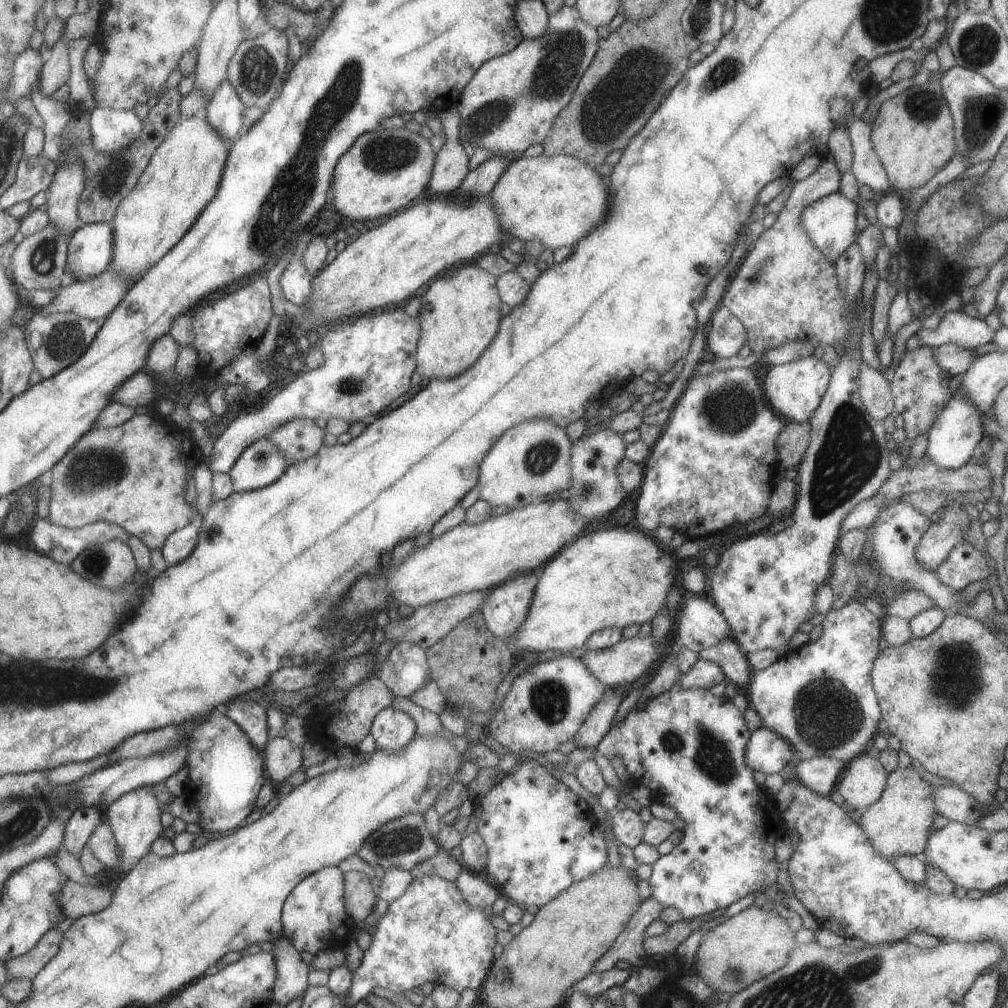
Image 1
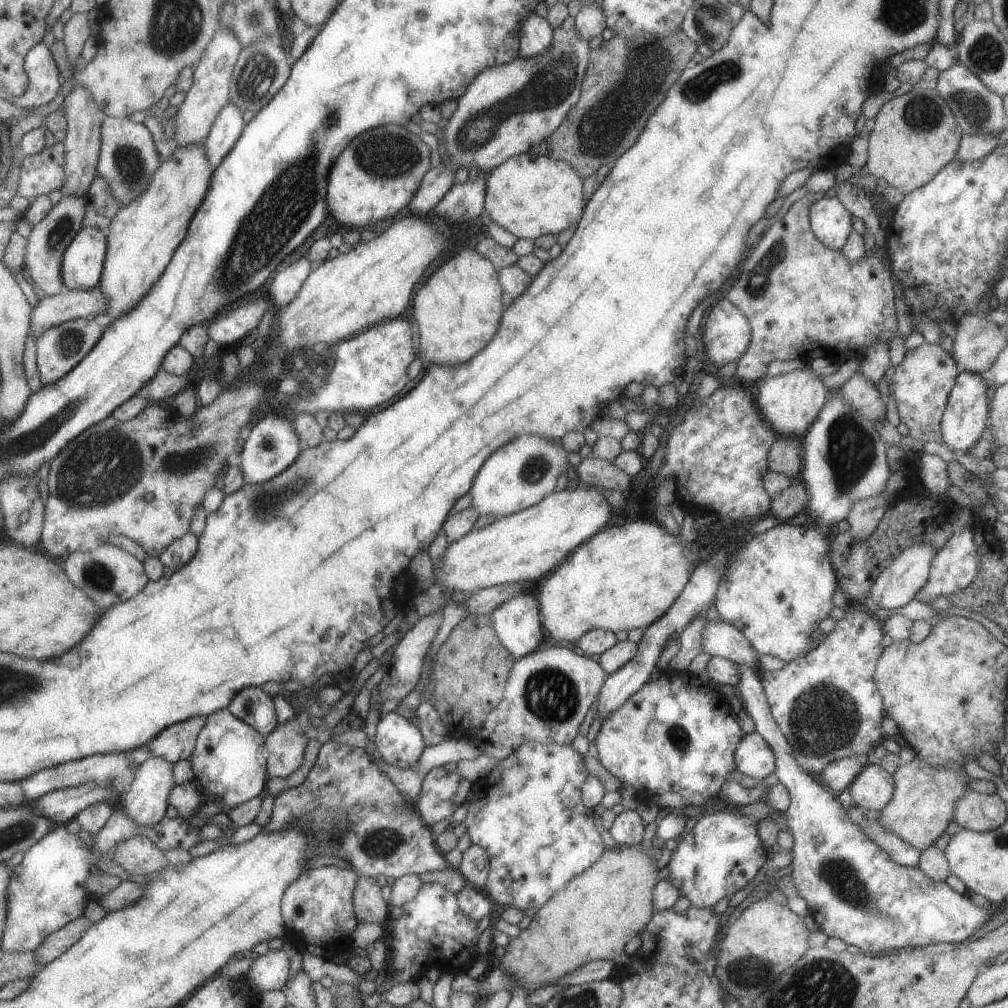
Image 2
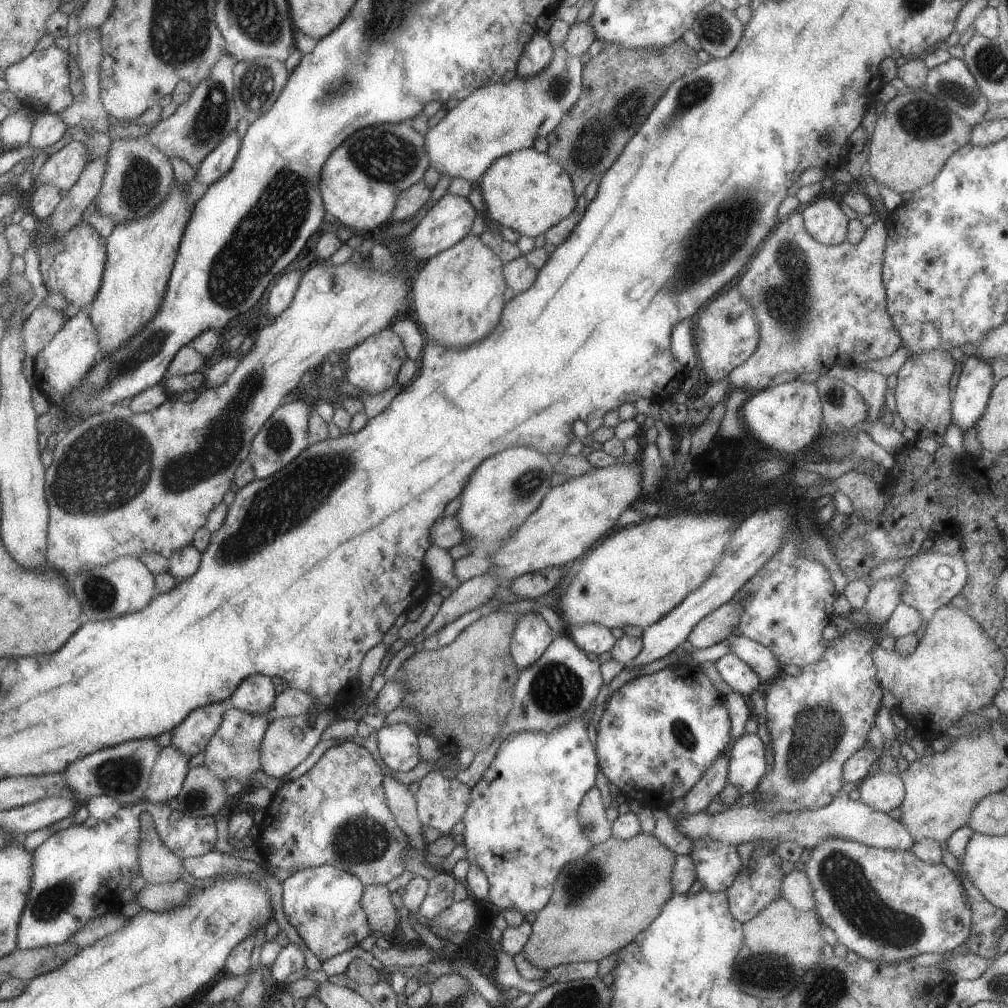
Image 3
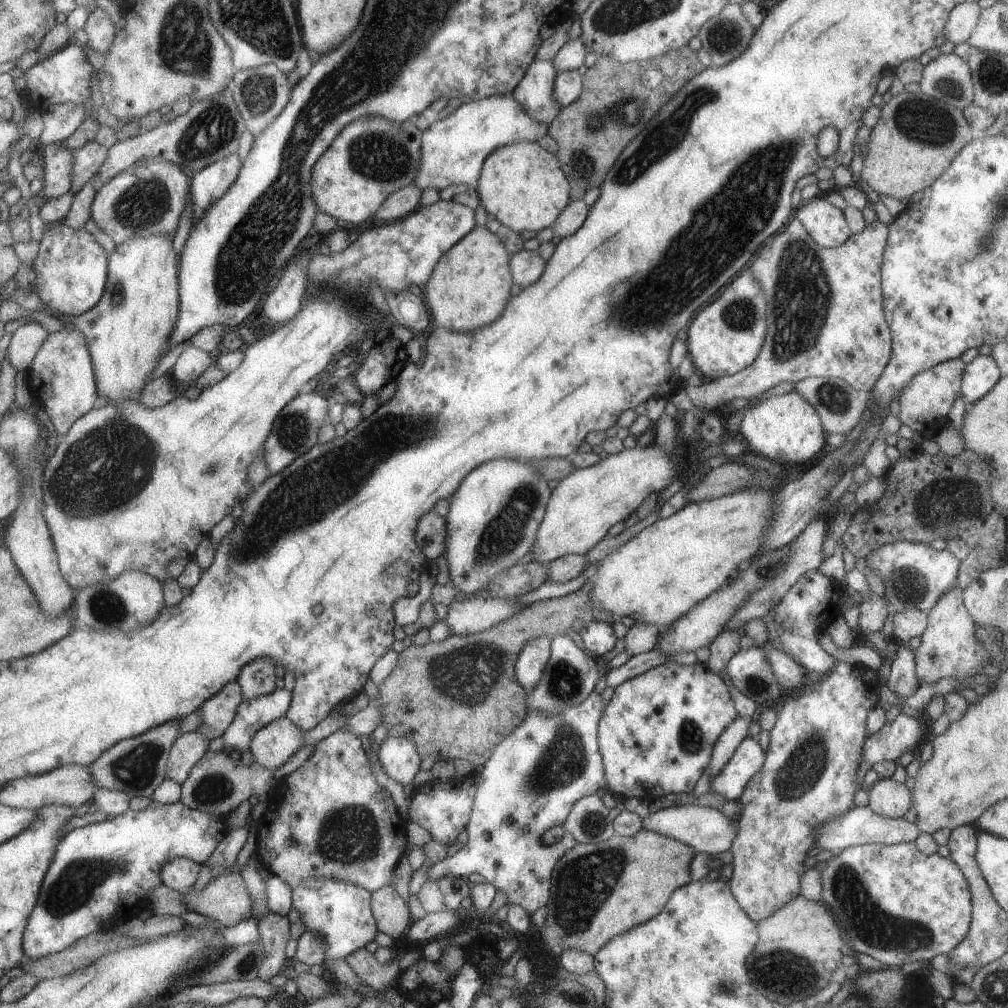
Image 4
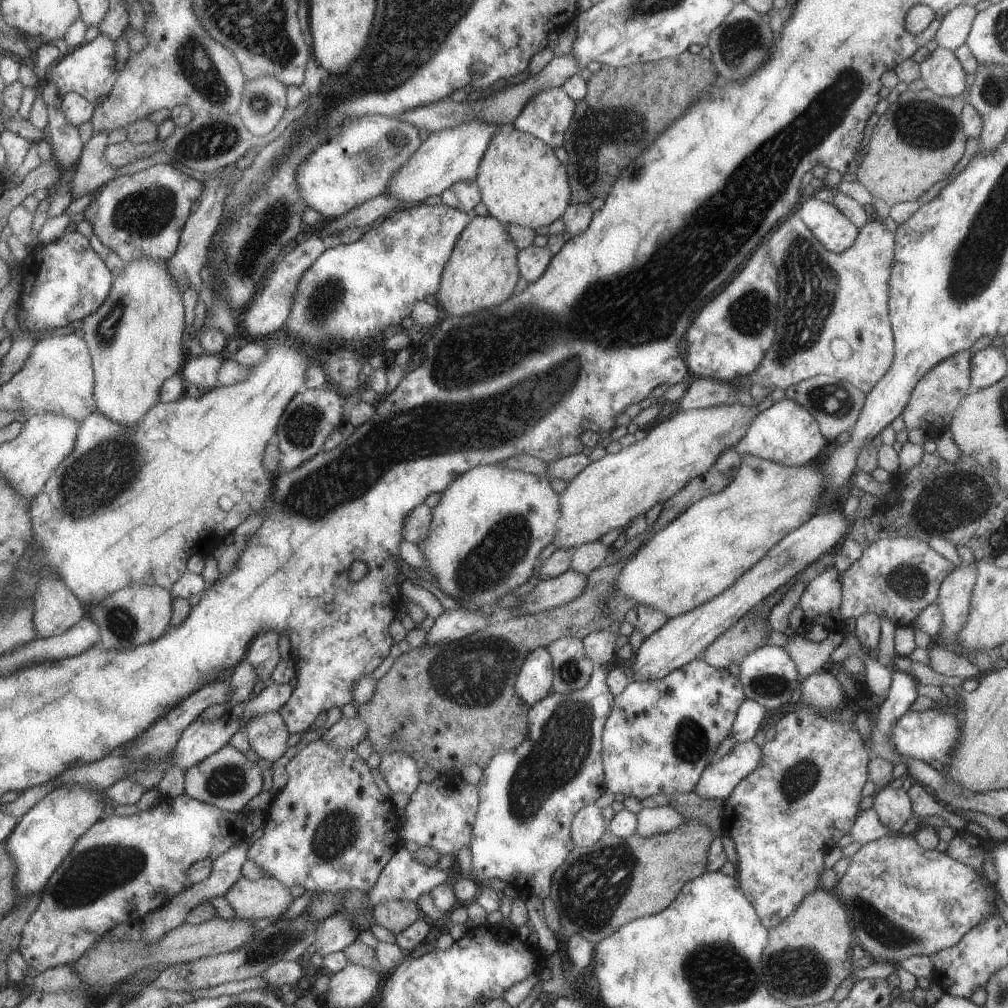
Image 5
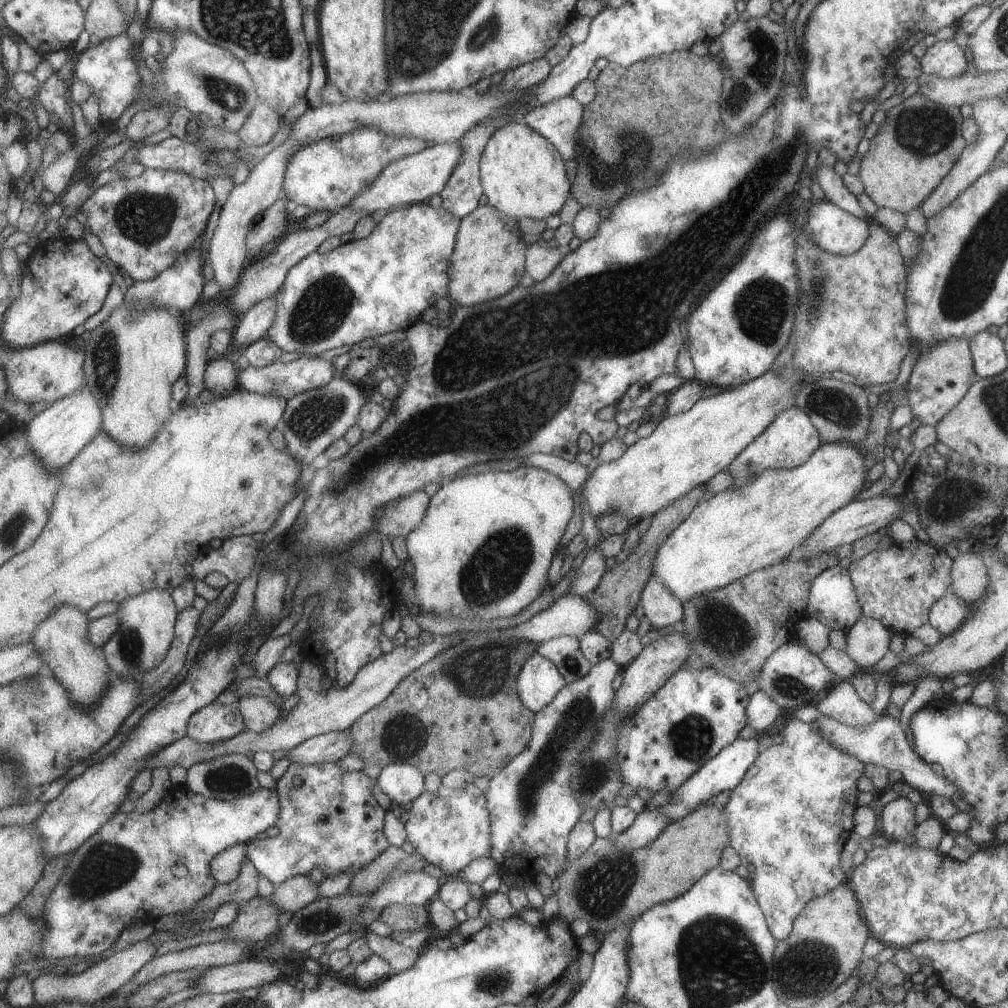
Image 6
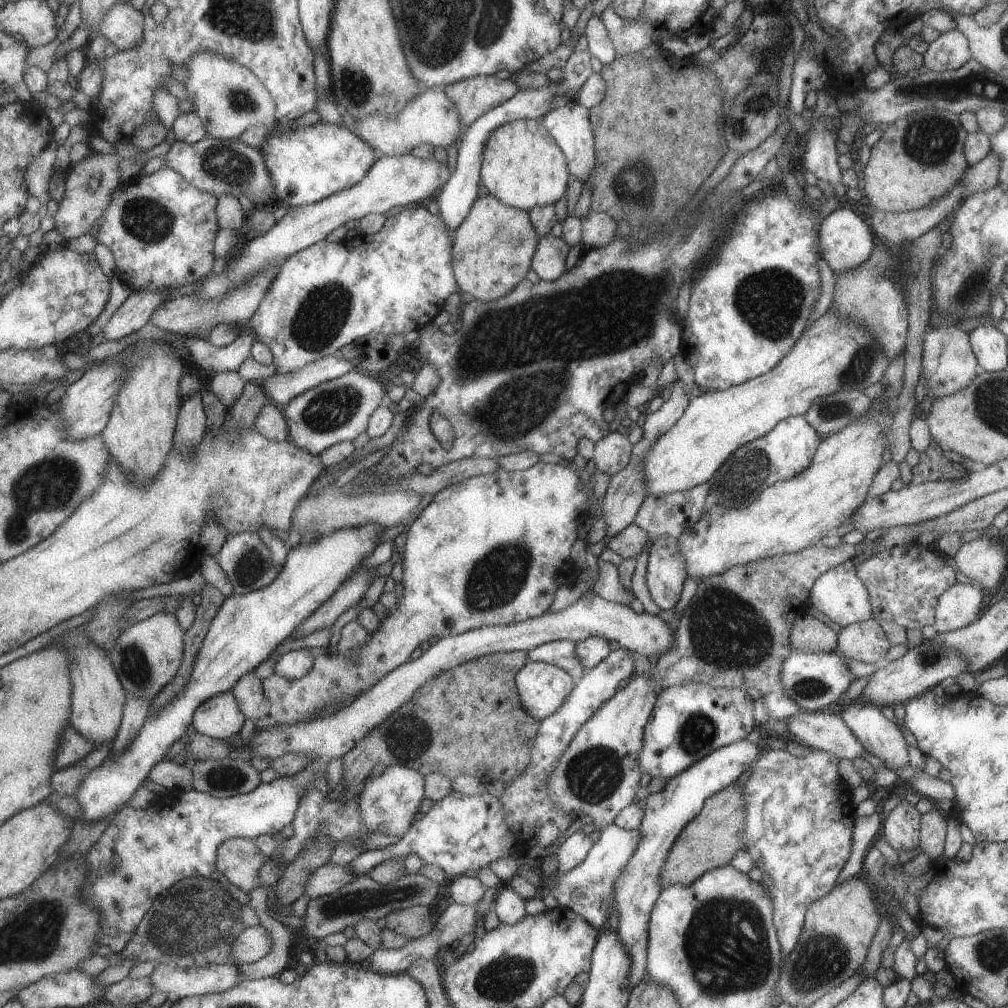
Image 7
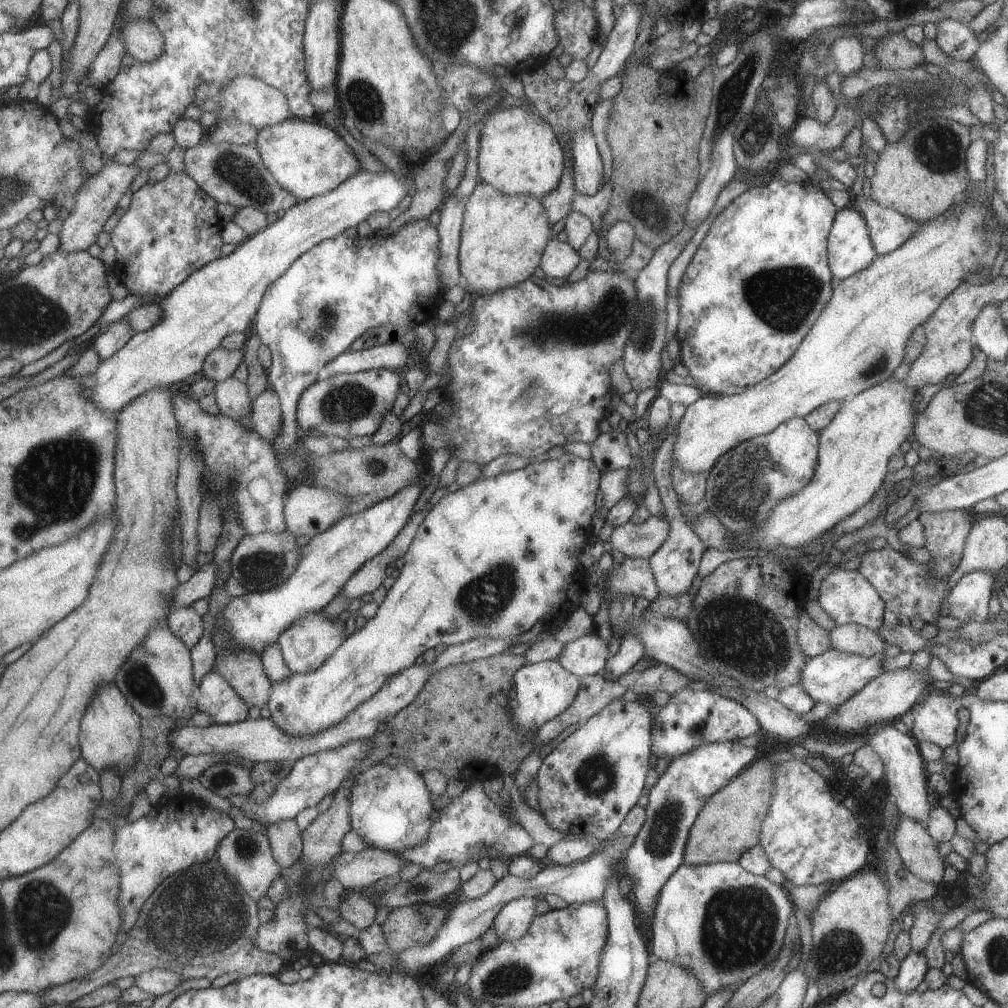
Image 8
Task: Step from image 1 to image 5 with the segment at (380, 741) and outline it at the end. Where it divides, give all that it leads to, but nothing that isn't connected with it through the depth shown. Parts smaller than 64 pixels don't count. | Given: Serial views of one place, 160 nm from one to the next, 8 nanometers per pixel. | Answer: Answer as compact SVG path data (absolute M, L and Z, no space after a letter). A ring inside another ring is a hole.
M388 754L380 757L378 772L384 778L390 796L398 801L406 799L416 791L420 782L420 770L416 762L407 755Z

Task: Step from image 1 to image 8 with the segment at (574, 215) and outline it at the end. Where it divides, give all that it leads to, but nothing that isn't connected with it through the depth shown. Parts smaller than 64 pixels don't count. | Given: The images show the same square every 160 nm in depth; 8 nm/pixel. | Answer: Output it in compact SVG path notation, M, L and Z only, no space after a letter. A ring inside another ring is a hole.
M521 106L497 108L481 126L477 172L482 182L505 196L541 198L555 190L563 174L564 152L549 124Z

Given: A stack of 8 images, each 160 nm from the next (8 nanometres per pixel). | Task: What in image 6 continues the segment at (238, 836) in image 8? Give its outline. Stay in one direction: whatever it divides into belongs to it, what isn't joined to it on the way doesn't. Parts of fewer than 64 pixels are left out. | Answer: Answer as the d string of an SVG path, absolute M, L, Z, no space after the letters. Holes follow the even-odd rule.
M246 843L234 844L228 846L215 854L209 863L211 876L217 883L230 883L238 874L241 868L241 863L246 859Z

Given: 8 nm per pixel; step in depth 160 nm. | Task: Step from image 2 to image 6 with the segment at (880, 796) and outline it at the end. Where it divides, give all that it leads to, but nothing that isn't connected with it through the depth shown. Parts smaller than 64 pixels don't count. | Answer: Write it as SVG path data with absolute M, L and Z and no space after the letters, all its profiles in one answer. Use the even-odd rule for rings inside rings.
M907 797L891 800L878 812L878 833L892 841L907 842L914 833L914 804Z

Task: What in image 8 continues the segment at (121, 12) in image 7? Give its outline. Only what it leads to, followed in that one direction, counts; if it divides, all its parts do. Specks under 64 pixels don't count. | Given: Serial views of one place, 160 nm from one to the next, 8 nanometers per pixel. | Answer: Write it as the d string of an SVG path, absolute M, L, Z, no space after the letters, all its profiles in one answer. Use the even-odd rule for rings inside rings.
M131 18L123 22L121 28L123 46L134 61L153 62L163 50L163 36L151 22L141 18Z

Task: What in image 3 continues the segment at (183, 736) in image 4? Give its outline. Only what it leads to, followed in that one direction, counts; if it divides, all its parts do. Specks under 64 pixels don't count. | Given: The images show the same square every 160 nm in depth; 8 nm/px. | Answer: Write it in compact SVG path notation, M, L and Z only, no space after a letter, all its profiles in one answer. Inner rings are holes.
M175 745L163 747L152 766L148 787L143 800L152 803L167 803L182 787L187 774L189 757Z

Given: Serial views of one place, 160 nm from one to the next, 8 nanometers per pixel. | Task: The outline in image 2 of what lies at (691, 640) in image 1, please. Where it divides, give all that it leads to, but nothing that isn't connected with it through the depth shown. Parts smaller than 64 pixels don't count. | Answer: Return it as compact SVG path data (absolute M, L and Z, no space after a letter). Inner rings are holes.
M707 621L702 636L702 650L711 657L723 657L758 672L756 661L759 655L756 650L739 630L725 621Z

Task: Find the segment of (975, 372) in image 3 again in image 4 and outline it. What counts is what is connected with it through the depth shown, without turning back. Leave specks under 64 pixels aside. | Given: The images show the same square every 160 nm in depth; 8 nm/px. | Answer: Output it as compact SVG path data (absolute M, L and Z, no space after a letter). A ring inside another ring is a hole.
M977 355L964 366L961 394L965 404L974 403L999 380L1000 370L991 355Z

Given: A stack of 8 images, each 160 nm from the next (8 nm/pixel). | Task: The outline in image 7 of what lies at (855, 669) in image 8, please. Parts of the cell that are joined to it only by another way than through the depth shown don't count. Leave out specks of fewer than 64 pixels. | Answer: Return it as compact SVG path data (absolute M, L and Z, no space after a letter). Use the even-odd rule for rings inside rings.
M792 650L781 662L779 670L779 687L783 694L795 702L801 711L819 711L830 709L843 697L847 688L854 680L853 674L847 669L845 660L835 651L831 653L811 653Z

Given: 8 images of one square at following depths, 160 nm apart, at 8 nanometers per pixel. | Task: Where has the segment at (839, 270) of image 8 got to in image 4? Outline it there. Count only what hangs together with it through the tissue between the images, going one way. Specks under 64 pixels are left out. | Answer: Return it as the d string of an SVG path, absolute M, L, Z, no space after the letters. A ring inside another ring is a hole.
M818 196L800 202L794 216L820 247L838 247L852 233L842 211Z

